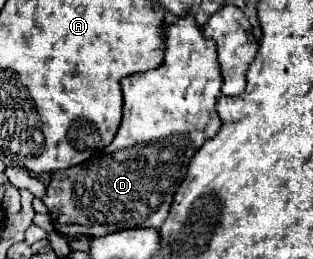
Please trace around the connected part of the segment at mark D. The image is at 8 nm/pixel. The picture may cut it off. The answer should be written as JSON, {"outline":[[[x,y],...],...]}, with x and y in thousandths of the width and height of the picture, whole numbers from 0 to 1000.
{"outline":[[[613,62],[569,69],[556,93],[524,100],[524,124],[524,247],[498,270],[422,286],[390,309],[390,471],[364,541],[319,587],[319,602],[351,602],[351,625],[288,625],[275,641],[262,625],[236,649],[185,656],[166,672],[166,695],[147,718],[147,757],[134,764],[134,780],[160,819],[173,888],[204,919],[256,919],[275,888],[281,911],[339,911],[403,880],[511,880],[511,865],[537,834],[550,757],[575,718],[575,695],[588,695],[594,680],[613,595],[626,595],[626,579],[703,502],[703,456],[690,448],[690,378],[703,371],[709,286],[684,154],[652,154]]]}

